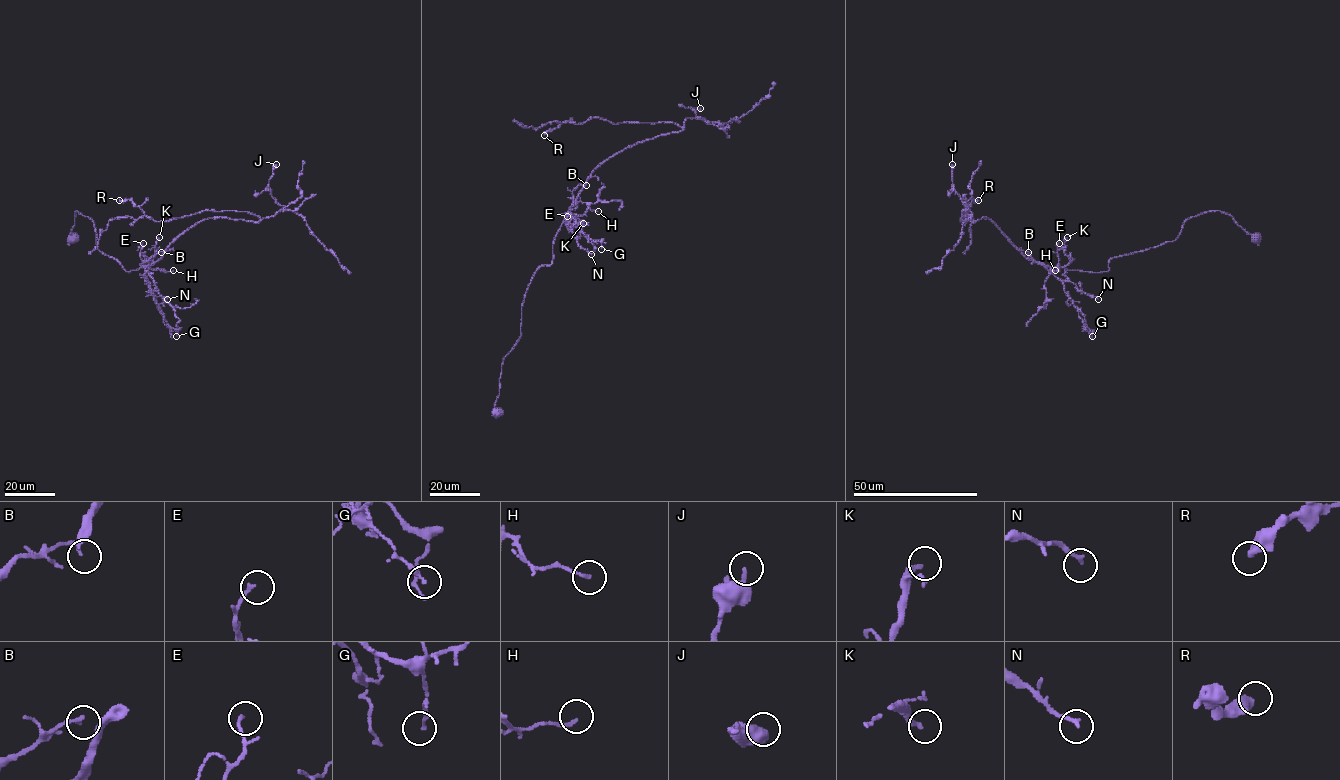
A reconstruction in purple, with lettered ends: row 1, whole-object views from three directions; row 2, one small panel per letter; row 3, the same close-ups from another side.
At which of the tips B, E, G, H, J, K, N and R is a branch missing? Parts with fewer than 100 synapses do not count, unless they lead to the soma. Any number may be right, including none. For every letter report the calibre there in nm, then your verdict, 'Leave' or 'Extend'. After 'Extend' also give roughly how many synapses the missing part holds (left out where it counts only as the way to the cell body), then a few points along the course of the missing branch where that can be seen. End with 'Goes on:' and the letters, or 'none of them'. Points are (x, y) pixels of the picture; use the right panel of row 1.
B: Thickness 150 nm. Leave
E: Thickness 130 nm. Leave
G: Thickness 130 nm. Leave
H: Thickness 130 nm. Leave
J: Thickness 300 nm. Leave
K: Thickness 280 nm. Leave
N: Thickness 180 nm. Leave
R: Thickness 440 nm. Leave
Goes on: none of them

